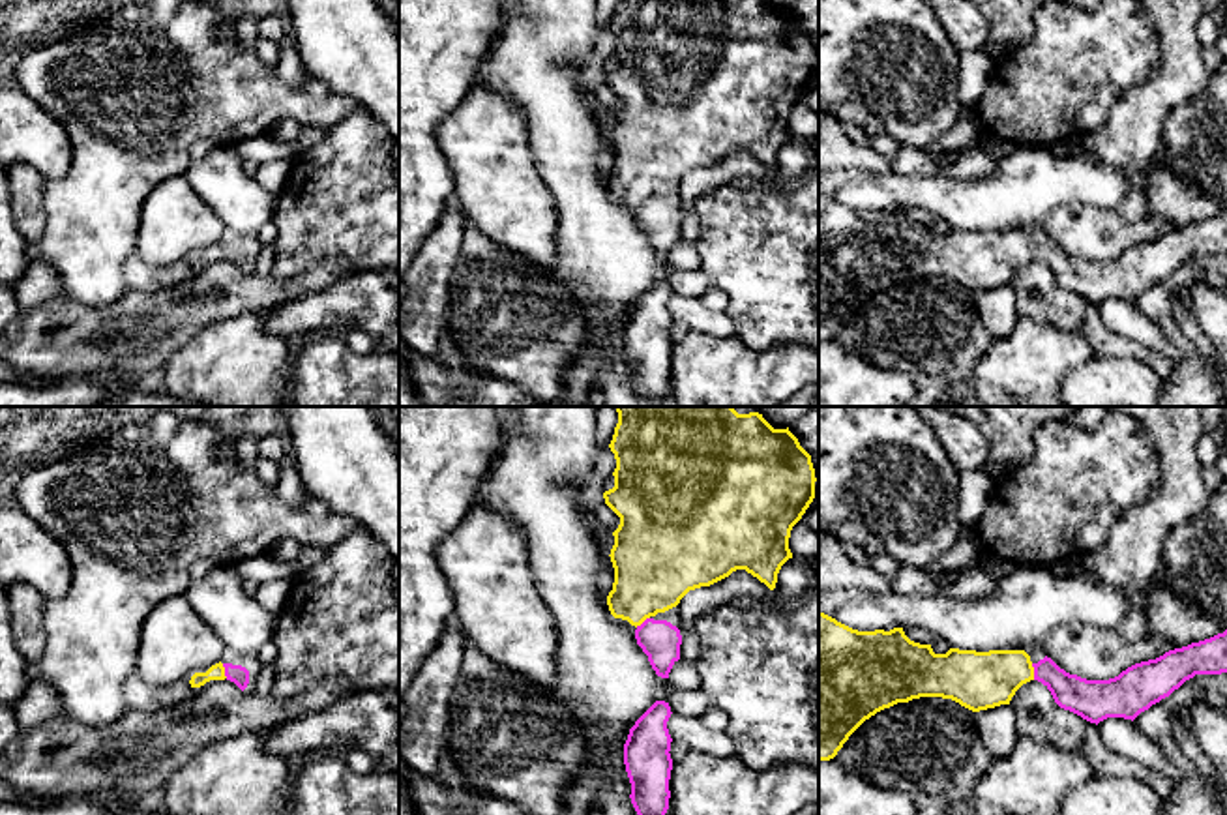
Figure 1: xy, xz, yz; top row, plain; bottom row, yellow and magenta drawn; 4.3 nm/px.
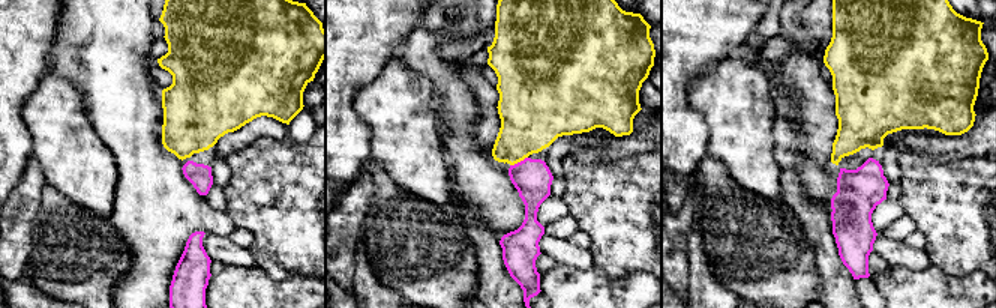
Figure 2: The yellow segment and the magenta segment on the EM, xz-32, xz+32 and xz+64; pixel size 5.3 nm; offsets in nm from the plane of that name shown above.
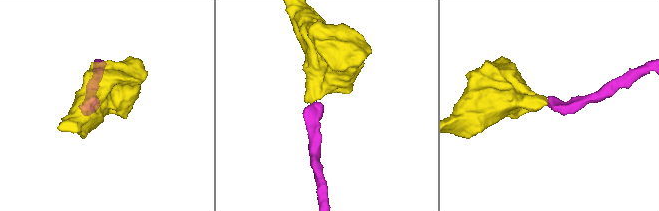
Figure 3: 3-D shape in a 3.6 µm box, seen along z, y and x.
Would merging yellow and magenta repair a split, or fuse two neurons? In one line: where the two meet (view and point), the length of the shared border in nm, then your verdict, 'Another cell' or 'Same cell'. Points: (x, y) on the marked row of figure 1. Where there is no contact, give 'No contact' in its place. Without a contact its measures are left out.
Touches yellow at yz (1033, 671). Shared border 70 nm. Same cell

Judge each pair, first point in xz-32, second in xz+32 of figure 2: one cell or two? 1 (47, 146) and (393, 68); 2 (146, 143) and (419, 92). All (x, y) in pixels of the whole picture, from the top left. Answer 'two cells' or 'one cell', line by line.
1: one cell
2: two cells

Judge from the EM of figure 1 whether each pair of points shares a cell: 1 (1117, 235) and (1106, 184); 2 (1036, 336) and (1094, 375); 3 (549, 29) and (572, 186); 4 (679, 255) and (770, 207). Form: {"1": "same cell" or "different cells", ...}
{"1": "different cells", "2": "different cells", "3": "same cell", "4": "different cells"}

